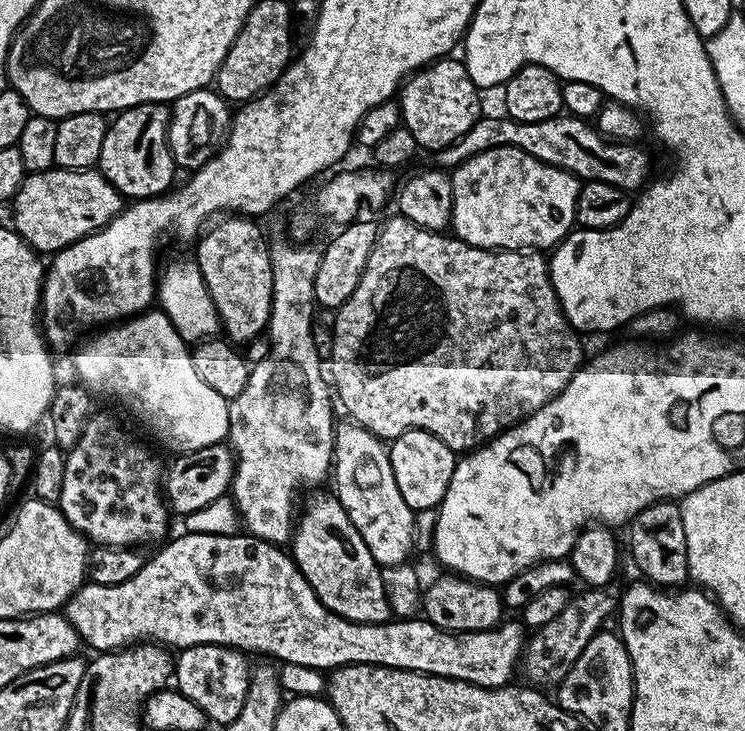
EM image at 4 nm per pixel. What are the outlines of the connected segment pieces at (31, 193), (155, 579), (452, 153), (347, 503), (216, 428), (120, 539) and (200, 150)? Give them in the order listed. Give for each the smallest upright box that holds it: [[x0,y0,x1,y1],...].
[[10,166,122,254],[62,531,526,688],[431,114,649,194],[330,422,417,565],[72,310,229,454],[58,411,170,548],[168,87,233,170]]

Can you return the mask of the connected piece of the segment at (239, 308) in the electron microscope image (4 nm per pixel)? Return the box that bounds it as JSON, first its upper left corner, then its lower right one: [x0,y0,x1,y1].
[194,214,272,346]

